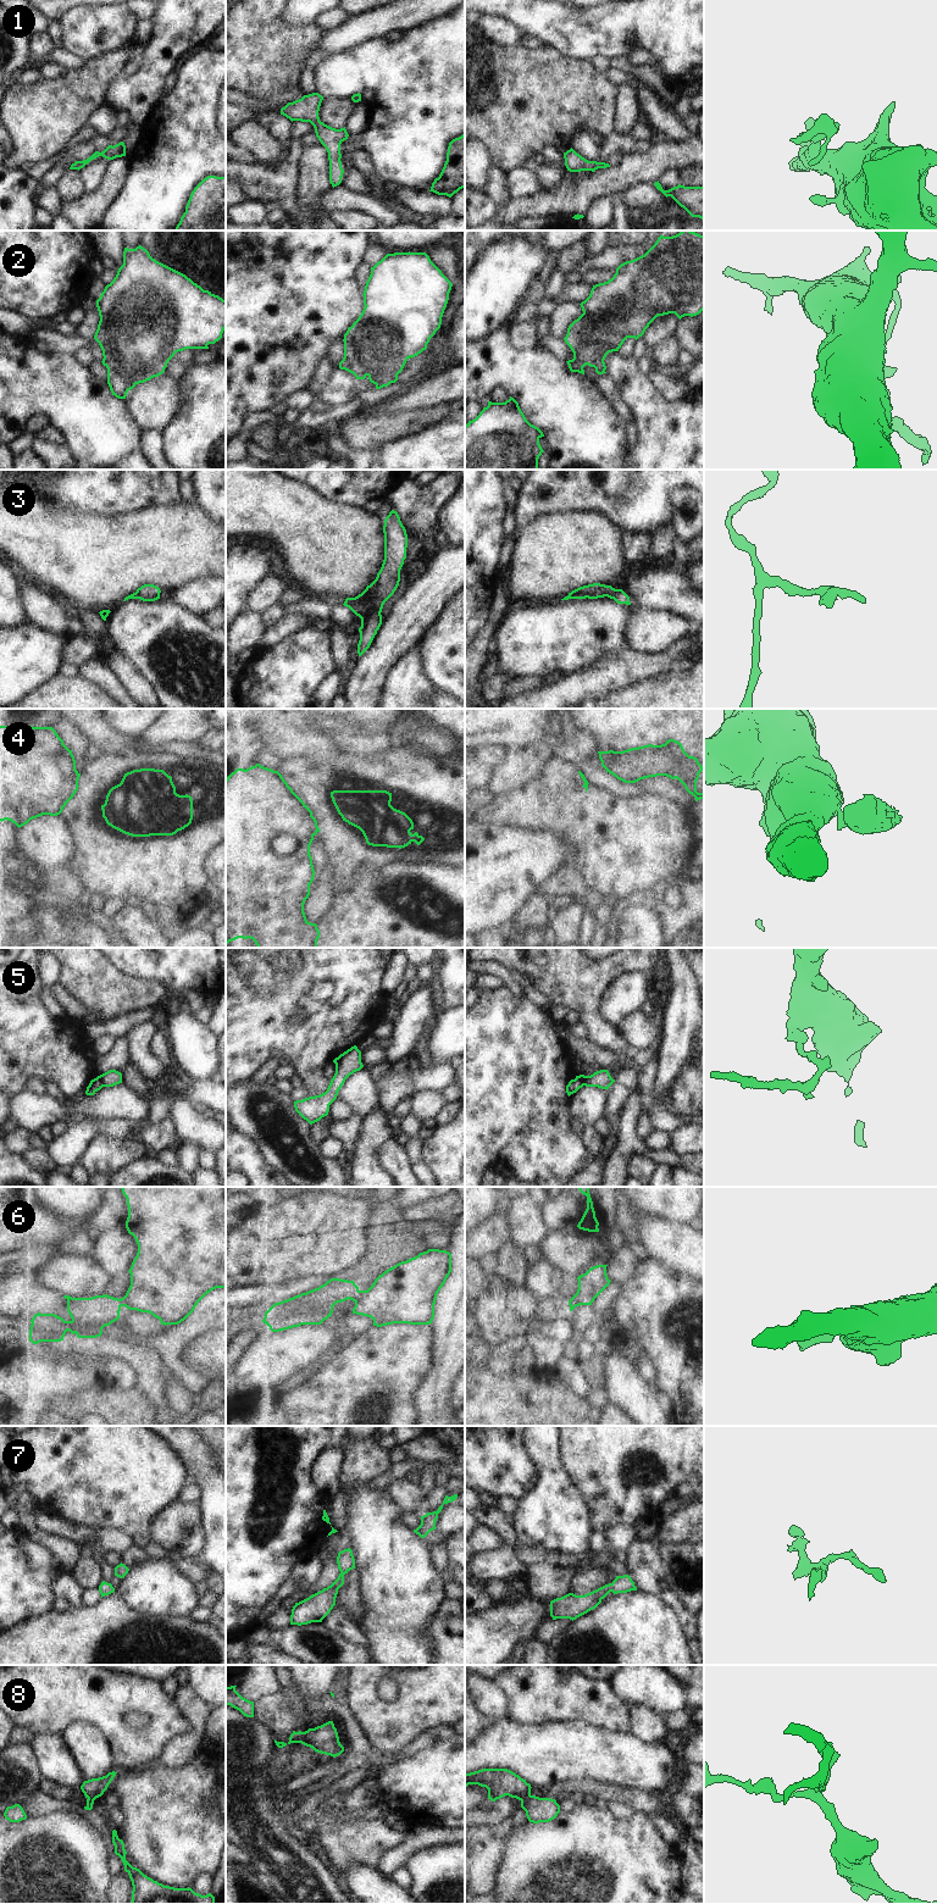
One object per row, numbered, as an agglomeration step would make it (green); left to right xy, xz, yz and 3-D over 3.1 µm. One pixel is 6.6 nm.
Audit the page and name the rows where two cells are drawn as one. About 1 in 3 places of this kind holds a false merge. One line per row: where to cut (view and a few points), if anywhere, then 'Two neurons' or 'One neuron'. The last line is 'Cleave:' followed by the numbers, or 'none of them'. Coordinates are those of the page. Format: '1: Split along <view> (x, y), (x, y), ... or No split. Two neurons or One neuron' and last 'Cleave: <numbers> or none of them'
1: No split. One neuron
2: Split along xy (103, 359), (128, 389). Two neurons
3: No split. One neuron
4: Split along yz (581, 773), (585, 786). Two neurons
5: Split along yz (575, 1078), (578, 1078), (583, 1084). Two neurons
6: Split along xz (359, 1291), (353, 1300). Two neurons
7: No split. One neuron
8: No split. One neuron
Cleave: 2, 4, 5, 6

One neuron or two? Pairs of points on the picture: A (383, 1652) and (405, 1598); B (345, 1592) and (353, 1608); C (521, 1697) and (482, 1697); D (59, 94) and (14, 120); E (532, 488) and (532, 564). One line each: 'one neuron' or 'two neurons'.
A: one neuron
B: one neuron
C: two neurons
D: one neuron
E: two neurons

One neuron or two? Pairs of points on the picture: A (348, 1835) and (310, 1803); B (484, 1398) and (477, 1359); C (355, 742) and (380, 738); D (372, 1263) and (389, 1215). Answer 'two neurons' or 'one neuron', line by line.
A: two neurons
B: one neuron
C: one neuron
D: one neuron

